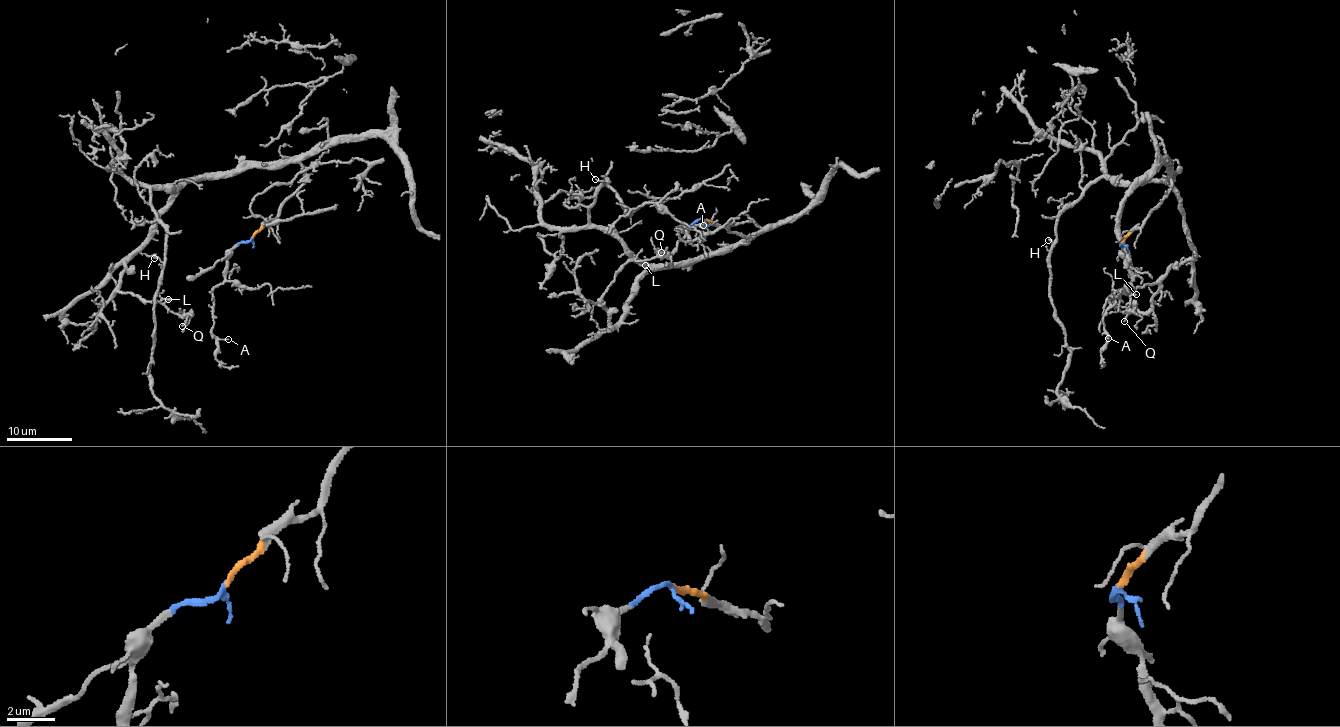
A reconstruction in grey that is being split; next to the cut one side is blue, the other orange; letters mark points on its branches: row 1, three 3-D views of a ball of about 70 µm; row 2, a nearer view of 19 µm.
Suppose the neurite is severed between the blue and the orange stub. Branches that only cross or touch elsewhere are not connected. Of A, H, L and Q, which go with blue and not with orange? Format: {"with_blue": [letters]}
{"with_blue": ["A"]}

